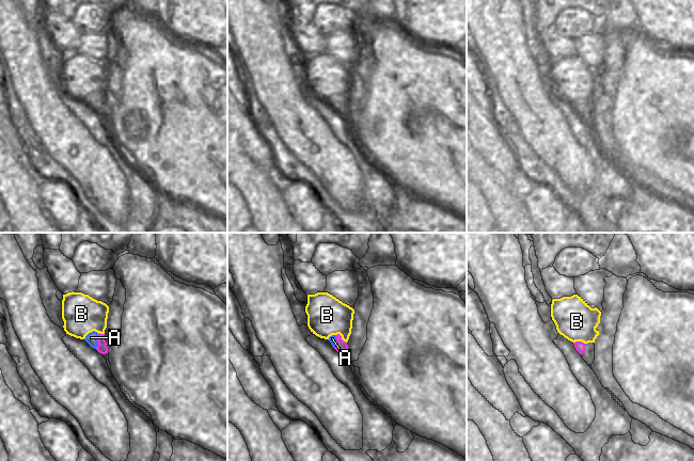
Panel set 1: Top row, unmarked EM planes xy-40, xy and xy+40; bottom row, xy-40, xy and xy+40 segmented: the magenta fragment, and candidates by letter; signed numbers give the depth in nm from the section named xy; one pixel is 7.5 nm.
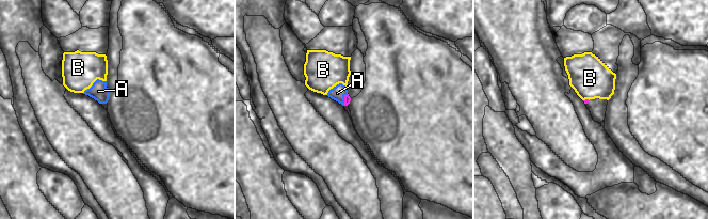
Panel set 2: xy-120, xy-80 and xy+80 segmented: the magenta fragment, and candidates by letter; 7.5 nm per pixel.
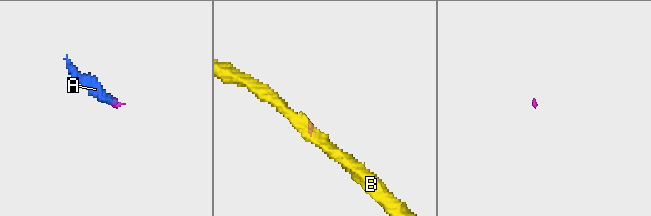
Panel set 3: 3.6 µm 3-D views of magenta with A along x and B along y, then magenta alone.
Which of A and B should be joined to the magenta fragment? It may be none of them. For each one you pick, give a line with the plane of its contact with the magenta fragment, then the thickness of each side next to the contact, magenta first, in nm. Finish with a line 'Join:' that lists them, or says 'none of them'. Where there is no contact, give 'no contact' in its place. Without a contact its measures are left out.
A: contact in xy-40; calibres 80 and 80 nm
Join: A

